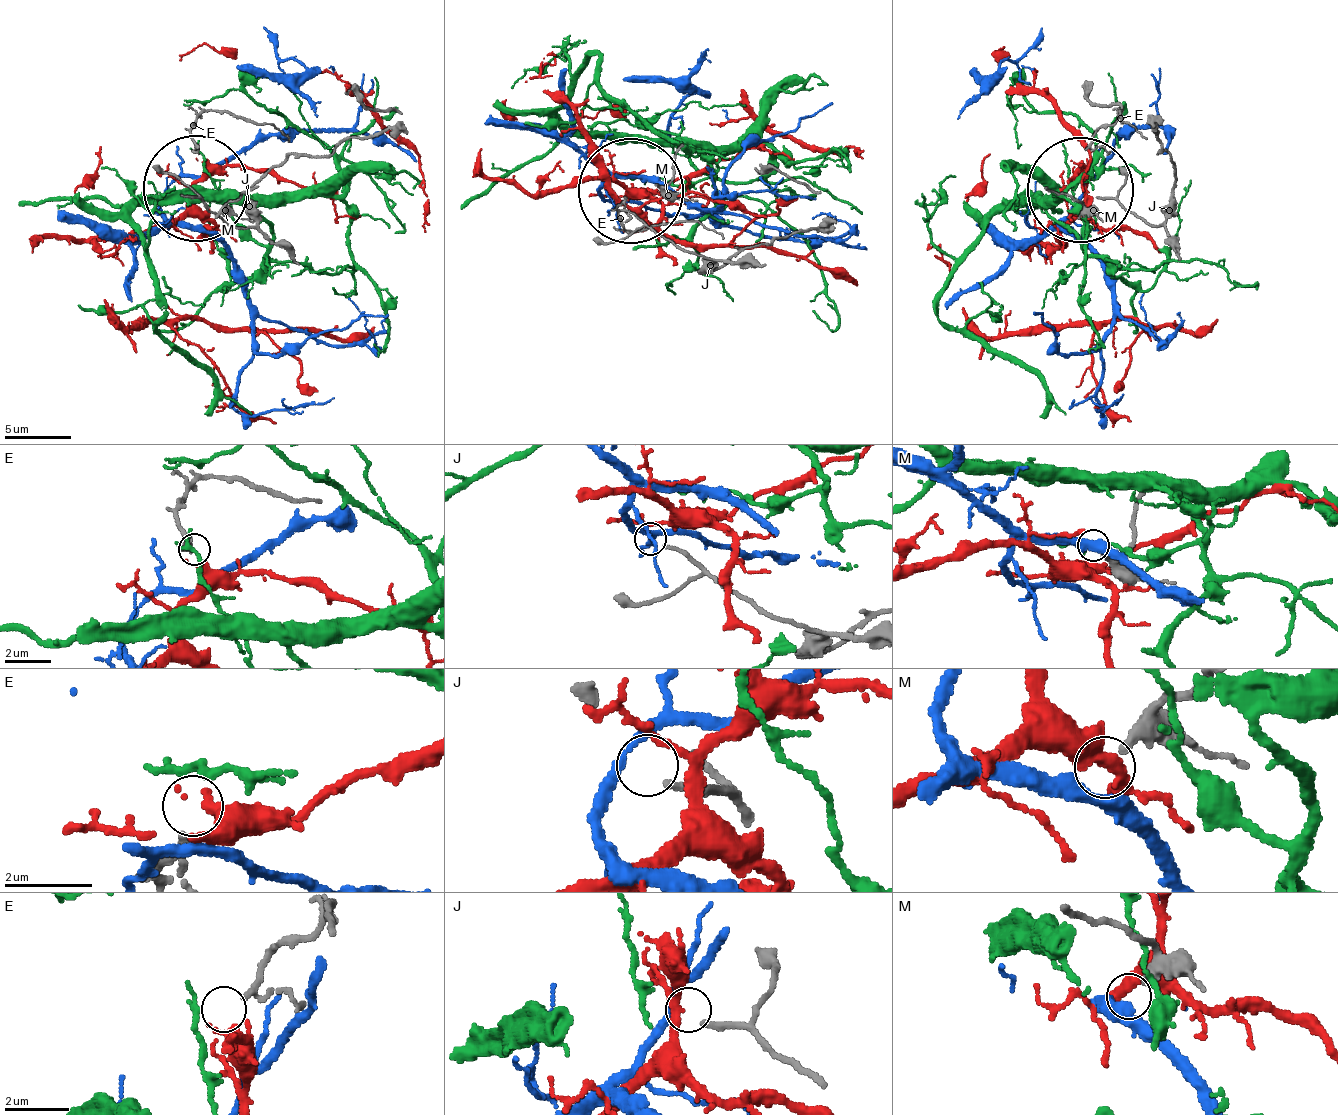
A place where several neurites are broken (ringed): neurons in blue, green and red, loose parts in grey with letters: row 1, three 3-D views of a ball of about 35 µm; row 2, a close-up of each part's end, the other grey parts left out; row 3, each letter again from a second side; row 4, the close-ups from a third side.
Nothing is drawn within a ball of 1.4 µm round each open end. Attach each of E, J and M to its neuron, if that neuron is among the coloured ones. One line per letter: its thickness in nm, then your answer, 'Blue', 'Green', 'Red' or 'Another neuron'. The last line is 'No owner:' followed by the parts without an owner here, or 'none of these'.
E: Thickness 160 nm. Red
J: Thickness 160 nm. Another neuron
M: Thickness 200 nm. Blue
No owner: J

